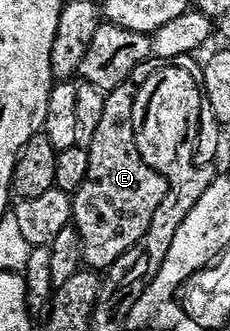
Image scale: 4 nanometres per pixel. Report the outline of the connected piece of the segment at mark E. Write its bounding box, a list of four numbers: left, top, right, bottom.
[72,58,168,270]

